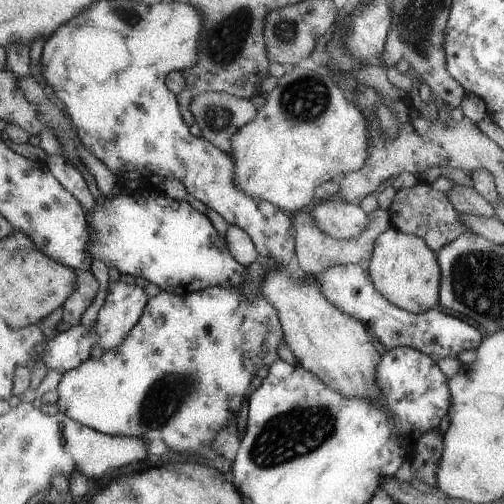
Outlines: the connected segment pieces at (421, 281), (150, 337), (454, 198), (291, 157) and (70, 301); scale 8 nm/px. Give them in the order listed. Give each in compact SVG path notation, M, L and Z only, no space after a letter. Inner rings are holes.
M391 225L376 239L368 272L376 290L385 295L399 309L420 314L440 305L441 265L436 253L425 243L425 239L422 237L403 233Z
M259 257L259 258L257 258L257 259L256 259L256 260L254 260L254 262L253 262L253 263L251 263L251 264L250 264L250 265L248 265L248 266L247 266L247 267L246 267L246 268L247 268L247 269L248 269L248 270L249 270L249 277L248 277L248 278L247 278L247 281L246 281L246 282L245 282L245 283L244 283L244 284L243 284L243 285L242 285L242 286L241 286L241 287L240 287L240 288L236 288L236 287L234 287L234 288L231 288L231 289L230 289L230 288L226 288L226 287L224 287L224 288L222 288L222 287L219 287L219 286L213 286L213 287L208 287L208 288L204 288L204 289L200 289L200 290L197 290L197 291L192 291L192 292L191 292L191 293L184 293L184 294L183 294L183 295L182 295L182 294L175 294L175 293L171 293L171 292L168 292L168 291L162 291L162 290L161 290L161 291L160 291L160 292L159 292L159 293L158 293L158 294L156 294L156 296L153 296L153 297L152 297L152 298L149 298L149 302L148 302L148 304L147 304L147 305L146 305L146 306L145 306L145 310L144 310L144 312L143 312L143 313L142 313L142 316L141 316L141 318L140 318L140 321L138 321L138 322L137 322L137 325L136 325L136 326L134 326L134 328L133 328L133 329L132 329L132 330L131 330L131 332L130 332L130 333L128 333L128 334L127 334L127 337L126 337L126 338L125 338L125 341L124 341L124 342L122 342L122 344L121 344L121 345L120 345L120 346L117 346L117 347L116 347L116 348L113 348L113 349L112 349L112 350L109 350L109 351L106 351L106 352L104 352L104 354L103 354L103 356L102 356L102 357L101 357L101 358L100 358L100 359L99 359L99 360L97 360L97 359L94 359L94 358L93 358L93 357L90 357L90 358L89 358L89 359L88 359L88 360L86 360L86 361L84 361L84 362L82 362L82 364L81 364L81 365L80 365L80 366L77 366L77 367L76 367L76 368L74 368L74 369L70 369L70 370L69 370L69 371L68 371L68 372L66 372L66 373L62 373L62 374L61 374L61 379L60 379L60 382L59 382L59 383L58 383L58 386L57 386L57 388L56 388L56 389L57 389L57 391L58 391L58 392L59 392L59 397L58 397L58 400L57 400L57 404L58 404L58 408L59 408L59 412L60 412L60 413L64 413L64 414L65 414L65 415L66 415L66 416L68 416L68 417L70 417L70 418L71 418L71 419L74 419L74 420L75 420L75 421L76 421L76 422L79 422L79 423L82 423L82 424L83 424L83 425L84 425L84 426L87 426L87 427L90 427L90 428L91 428L91 429L94 429L94 430L97 430L97 431L101 431L101 432L102 432L102 433L104 433L104 434L107 434L107 435L112 435L112 436L117 436L117 437L138 437L138 438L139 438L139 439L143 439L143 440L145 440L145 441L146 441L146 442L150 442L150 441L152 441L152 440L162 440L162 442L164 442L164 444L166 444L166 446L167 446L167 447L168 447L168 448L169 448L169 449L170 449L170 450L176 450L176 452L199 452L199 451L200 451L200 450L208 450L208 448L211 448L211 446L212 446L212 445L213 445L213 442L214 442L214 439L215 439L215 438L216 438L216 437L217 437L217 434L218 434L218 433L220 433L220 430L222 430L222 429L225 429L225 428L226 428L226 427L227 427L227 426L228 426L228 425L229 425L229 424L230 424L230 423L231 423L231 422L232 422L232 421L234 421L234 420L235 420L235 419L236 419L236 418L238 418L238 414L239 414L239 410L240 410L240 402L244 402L244 398L246 398L246 392L248 392L248 388L250 388L250 382L252 382L252 378L254 378L254 376L256 376L256 374L260 374L260 372L262 372L262 371L260 371L260 368L263 368L263 370L264 370L264 368L268 368L268 367L269 367L269 366L270 366L270 365L271 365L271 364L272 364L272 363L273 363L273 362L276 362L276 361L277 361L277 360L278 360L278 359L280 359L280 356L278 356L278 346L280 346L280 344L282 344L282 330L280 330L280 324L278 324L278 313L277 313L277 309L276 309L276 307L275 307L275 306L272 306L272 305L271 305L271 304L270 304L270 302L268 302L268 300L266 300L266 297L265 297L265 295L263 295L263 294L262 294L262 293L261 293L261 288L262 288L262 286L261 286L261 284L262 284L262 281L263 281L263 278L264 278L264 277L265 277L265 276L266 276L266 275L267 275L267 271L268 271L268 270L269 270L269 266L270 266L270 262L269 262L269 261L268 261L268 260L267 260L267 259L266 259L266 258L262 258L262 257ZM270 322L272 322L272 324L274 324L274 328L272 328L272 330L274 330L274 356L272 356L272 338L270 338L270 336L268 336L268 332L270 332L270 330L268 330L268 324L270 324Z
M452 183L452 187L446 194L448 194L450 202L453 202L458 213L470 213L483 217L493 217L496 214L492 203L485 199L474 187Z
M296 64L292 72L278 79L266 103L257 108L254 120L241 126L230 140L229 154L236 164L236 186L247 195L295 214L315 202L315 190L320 185L336 179L338 174L354 172L366 164L369 132L365 116L346 100L334 78L325 73L300 68Z
M91 271L77 272L77 279L74 292L64 301L63 304L63 319L60 323L66 323L68 326L80 324L82 313L92 304L92 300L98 292L98 280L94 277Z

